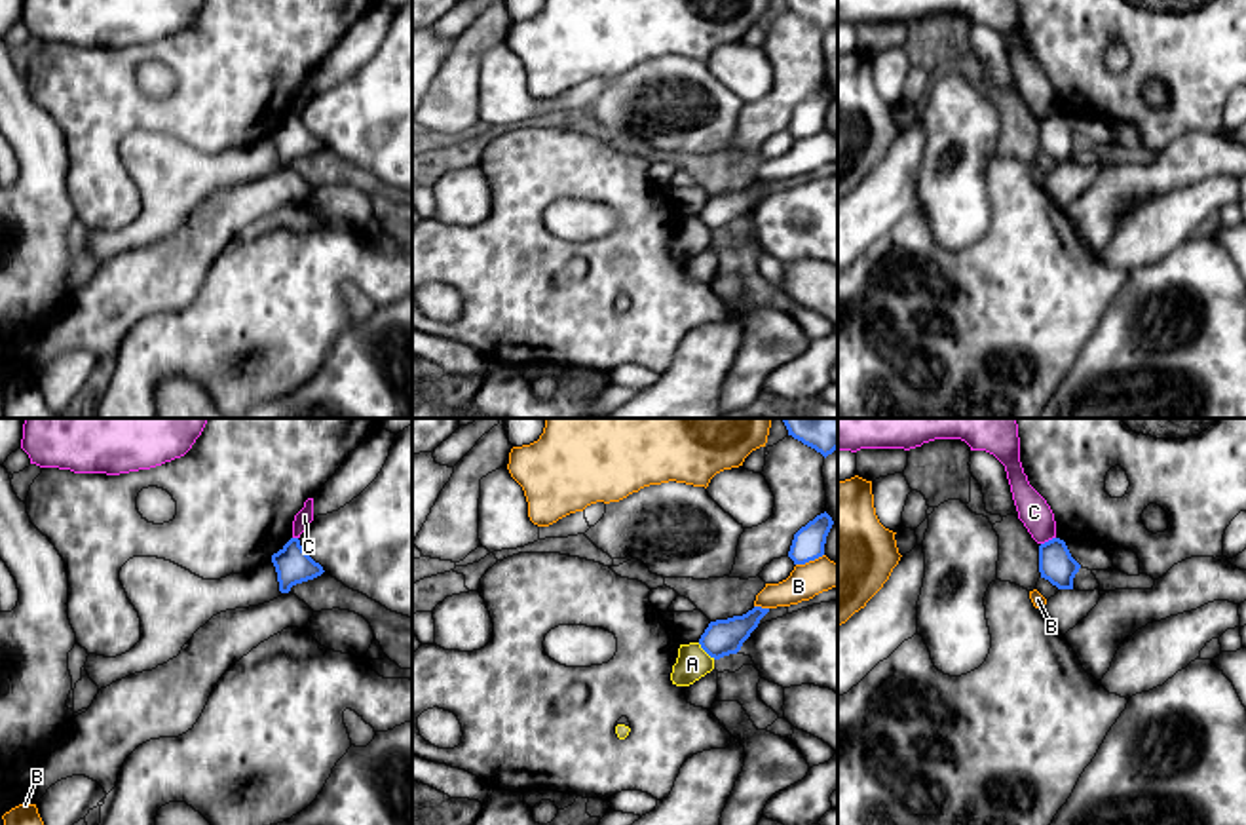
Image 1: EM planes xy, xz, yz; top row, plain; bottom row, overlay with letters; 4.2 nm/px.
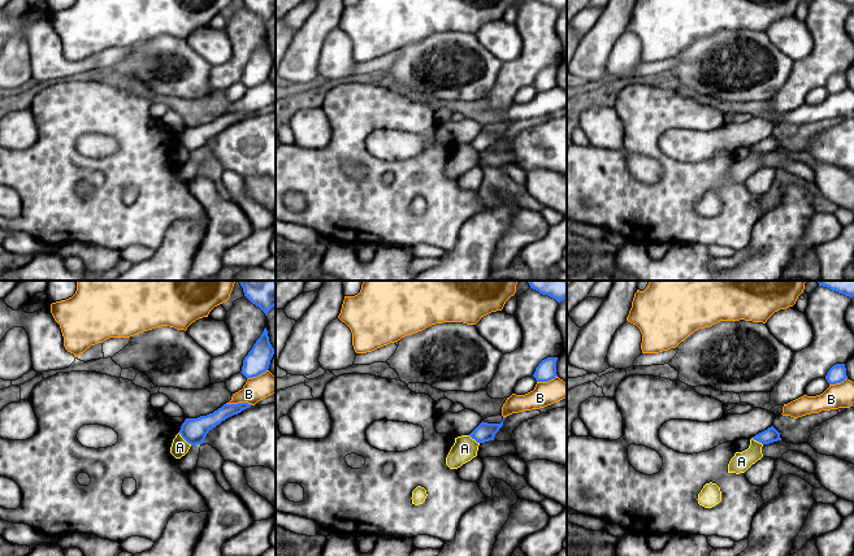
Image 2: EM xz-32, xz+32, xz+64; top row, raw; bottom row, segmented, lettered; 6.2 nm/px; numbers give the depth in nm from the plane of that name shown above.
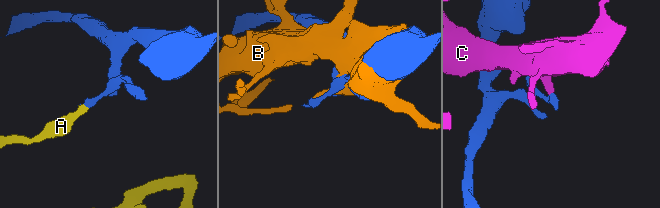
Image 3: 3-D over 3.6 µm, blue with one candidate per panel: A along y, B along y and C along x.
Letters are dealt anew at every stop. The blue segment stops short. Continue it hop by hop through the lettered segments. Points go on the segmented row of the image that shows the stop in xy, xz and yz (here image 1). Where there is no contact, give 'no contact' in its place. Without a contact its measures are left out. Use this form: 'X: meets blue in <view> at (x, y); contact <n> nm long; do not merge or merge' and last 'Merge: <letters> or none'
A: meets blue in xz at (707, 652); contact 100 nm long; do not merge
B: meets blue in xz at (760, 607); contact 70 nm long; do not merge
C: meets blue in yz at (1049, 540); contact 70 nm long; do not merge
Merge: none

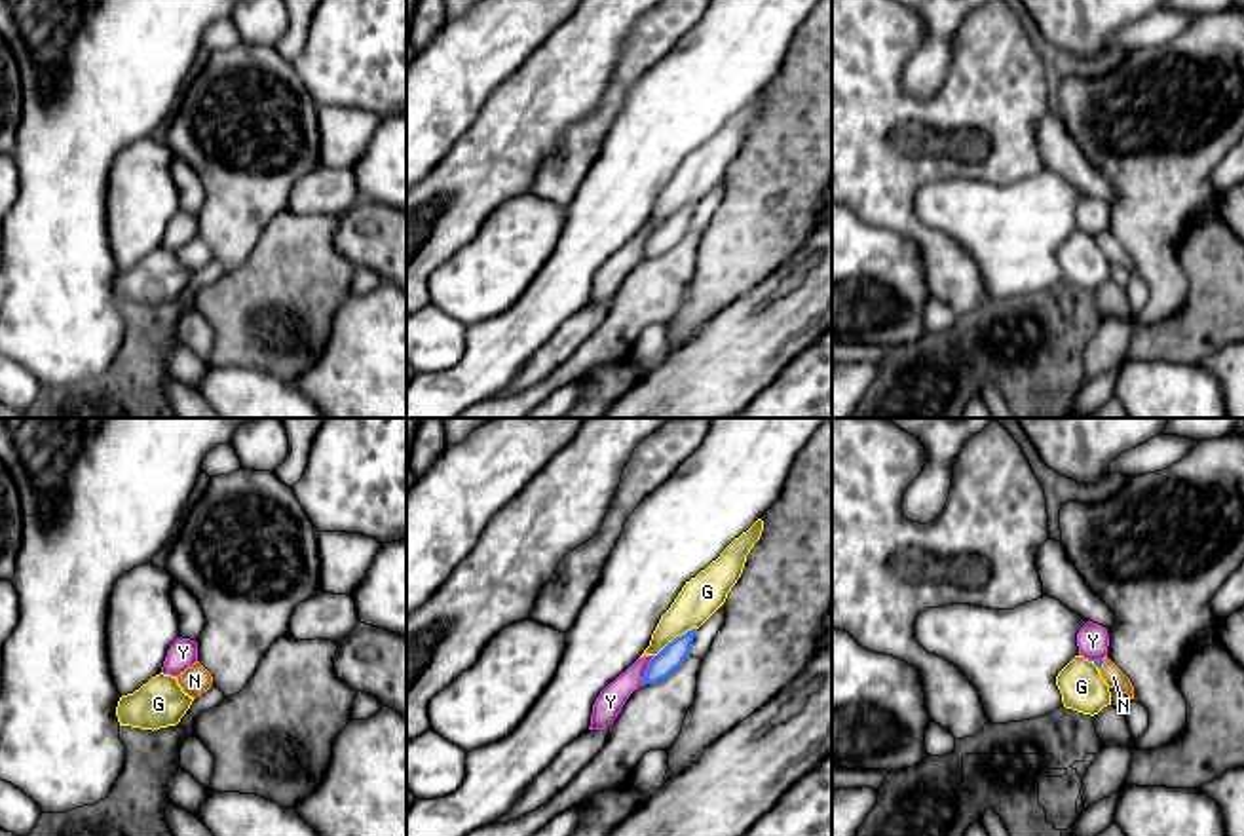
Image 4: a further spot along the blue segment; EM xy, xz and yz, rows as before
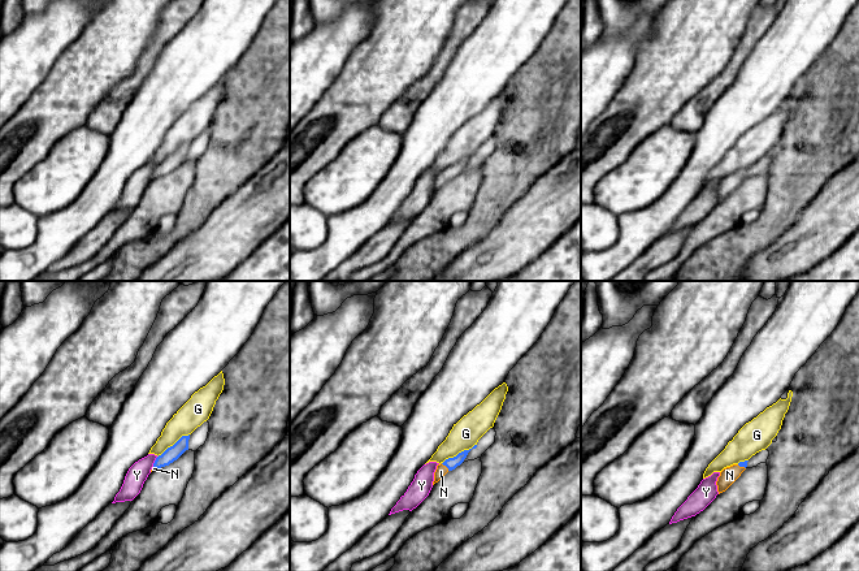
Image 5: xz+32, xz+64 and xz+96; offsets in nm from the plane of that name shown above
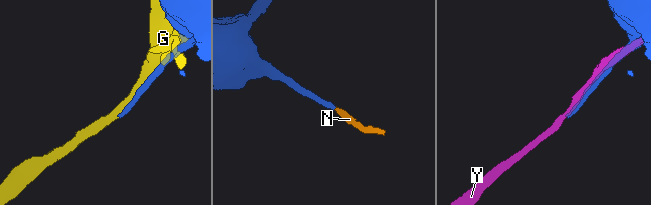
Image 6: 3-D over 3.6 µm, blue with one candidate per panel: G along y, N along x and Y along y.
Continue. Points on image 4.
G: meets blue in xz at (677, 637); contact 220 nm long; do not merge
N: meets blue in yz at (1102, 662); contact 50 nm long; merge
Y: meets blue in xz at (646, 671); contact 140 nm long; do not merge
Merge: N

